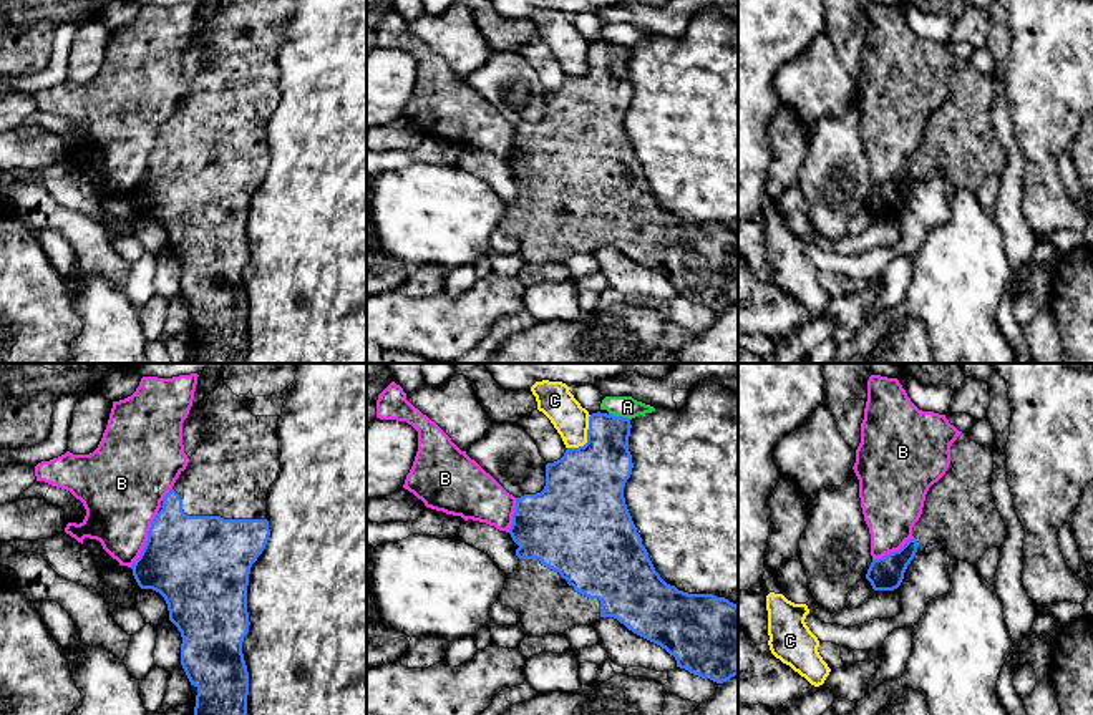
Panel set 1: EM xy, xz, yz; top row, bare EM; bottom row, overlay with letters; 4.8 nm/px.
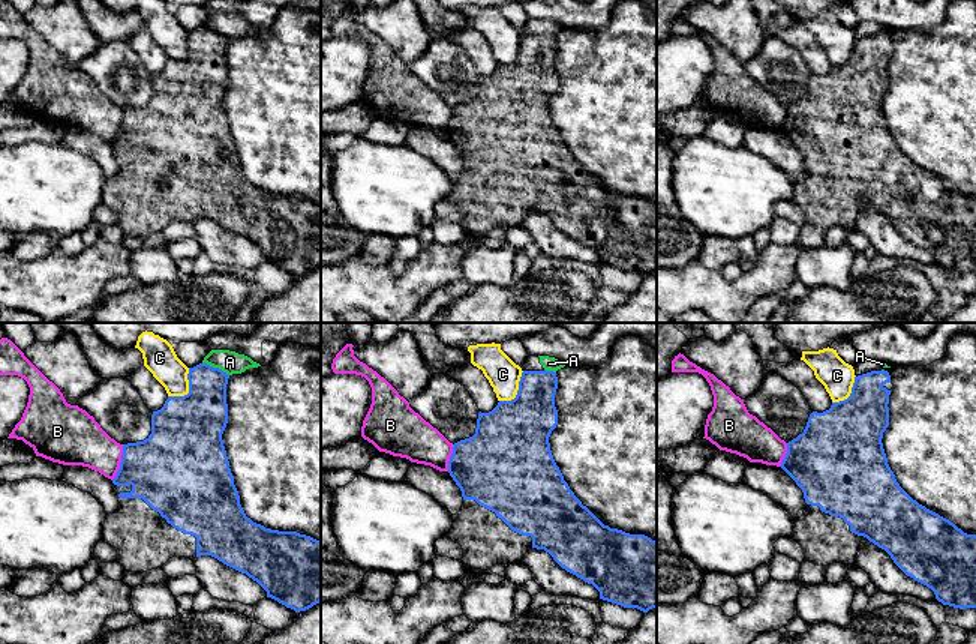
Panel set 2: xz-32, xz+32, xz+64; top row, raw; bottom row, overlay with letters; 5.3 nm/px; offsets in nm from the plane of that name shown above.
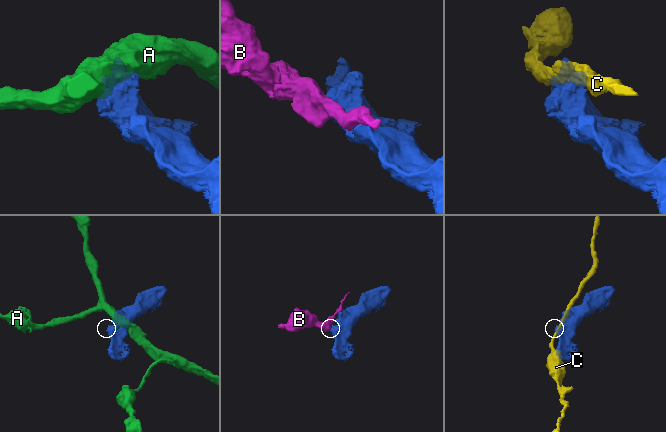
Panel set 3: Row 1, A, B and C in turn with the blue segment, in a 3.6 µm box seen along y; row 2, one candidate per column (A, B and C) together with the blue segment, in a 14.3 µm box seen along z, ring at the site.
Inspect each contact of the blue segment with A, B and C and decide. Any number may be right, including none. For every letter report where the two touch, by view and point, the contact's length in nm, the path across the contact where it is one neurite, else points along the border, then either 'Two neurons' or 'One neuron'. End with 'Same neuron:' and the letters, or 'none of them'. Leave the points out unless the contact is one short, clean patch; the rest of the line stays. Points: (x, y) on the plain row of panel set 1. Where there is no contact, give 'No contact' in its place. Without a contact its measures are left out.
A: Touches blue at xz (619, 45). Shared border 110 nm. Boundary: xz (609, 40), (629, 48). Two neurons
B: Touches blue at xy (148, 168). Shared border 300 nm. Boundary: xy (158, 141), (140, 184), (130, 194). Two neurons
C: Touches blue at xz (587, 67). Shared border 200 nm. Boundary: xz (591, 43), (587, 68), (582, 73), (568, 77). Two neurons
Same neuron: none of them

